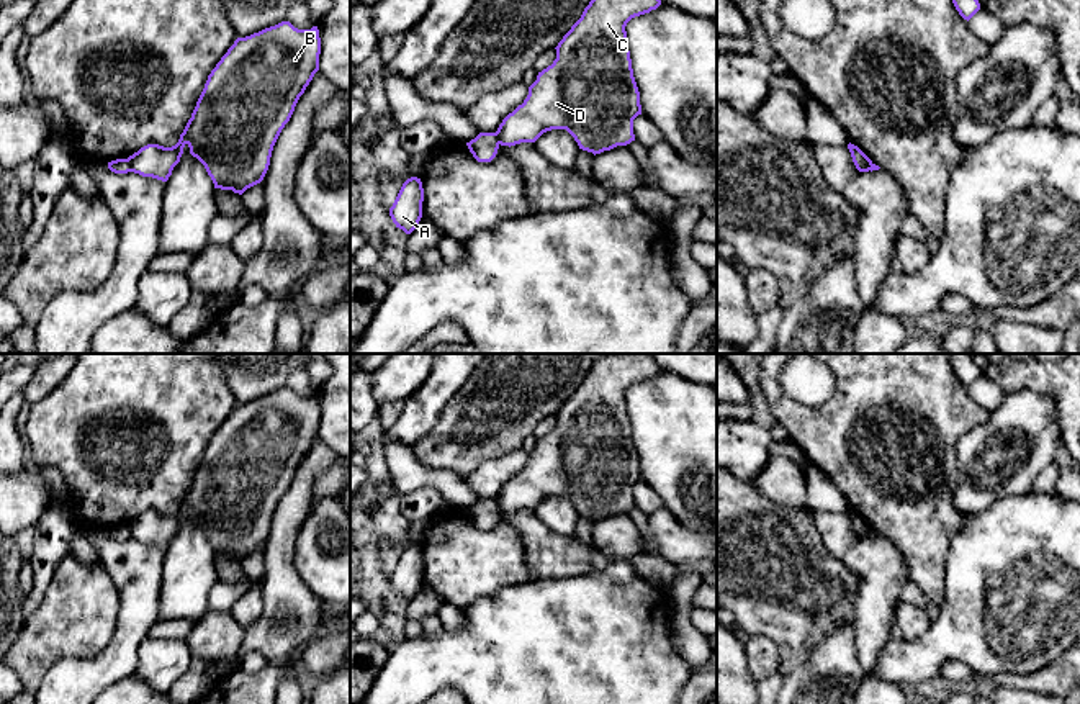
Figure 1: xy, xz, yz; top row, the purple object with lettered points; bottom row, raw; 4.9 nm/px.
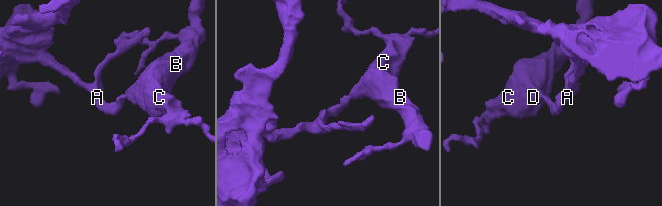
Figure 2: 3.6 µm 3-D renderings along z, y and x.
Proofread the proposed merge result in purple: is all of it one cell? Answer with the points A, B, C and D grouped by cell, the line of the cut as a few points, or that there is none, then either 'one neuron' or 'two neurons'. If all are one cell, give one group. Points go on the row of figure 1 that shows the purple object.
groups A / B C D; cut xy (126, 159), (131, 171); two neurons

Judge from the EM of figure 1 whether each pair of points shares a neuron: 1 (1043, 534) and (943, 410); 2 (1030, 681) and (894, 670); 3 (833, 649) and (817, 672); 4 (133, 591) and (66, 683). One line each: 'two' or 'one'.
1: two
2: two
3: one
4: one

